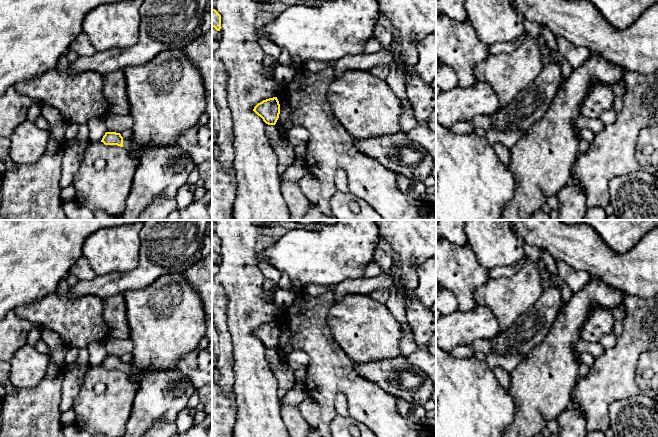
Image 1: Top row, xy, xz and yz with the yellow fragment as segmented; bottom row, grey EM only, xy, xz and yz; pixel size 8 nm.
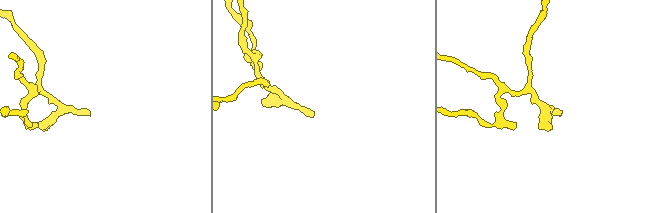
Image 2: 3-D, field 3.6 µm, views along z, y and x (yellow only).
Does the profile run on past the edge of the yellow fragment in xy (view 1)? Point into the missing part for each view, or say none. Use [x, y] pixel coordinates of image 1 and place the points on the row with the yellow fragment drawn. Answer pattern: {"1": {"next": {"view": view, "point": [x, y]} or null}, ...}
{"1": {"next": {"view": "xy", "point": [162, 170]}}}

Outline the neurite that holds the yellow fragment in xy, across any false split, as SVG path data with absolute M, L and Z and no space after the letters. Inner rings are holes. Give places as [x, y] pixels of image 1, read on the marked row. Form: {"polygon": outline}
{"polygon": "M106 132L101 142L135 151L139 159L122 214L124 220L139 220L141 212L157 199L176 197L178 189L197 168L178 144L143 146L138 150L130 139L124 139L116 132Z"}

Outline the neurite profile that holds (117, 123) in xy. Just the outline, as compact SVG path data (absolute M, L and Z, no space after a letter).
M109 112L104 117L107 132L122 133L127 129L131 129L134 120L130 115L119 115Z

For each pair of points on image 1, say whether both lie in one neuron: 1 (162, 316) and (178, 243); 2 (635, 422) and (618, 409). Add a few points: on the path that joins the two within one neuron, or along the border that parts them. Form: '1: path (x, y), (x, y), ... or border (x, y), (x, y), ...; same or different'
1: border (181, 272), (162, 274), (150, 284); different
2: path (631, 420), (622, 412); same

